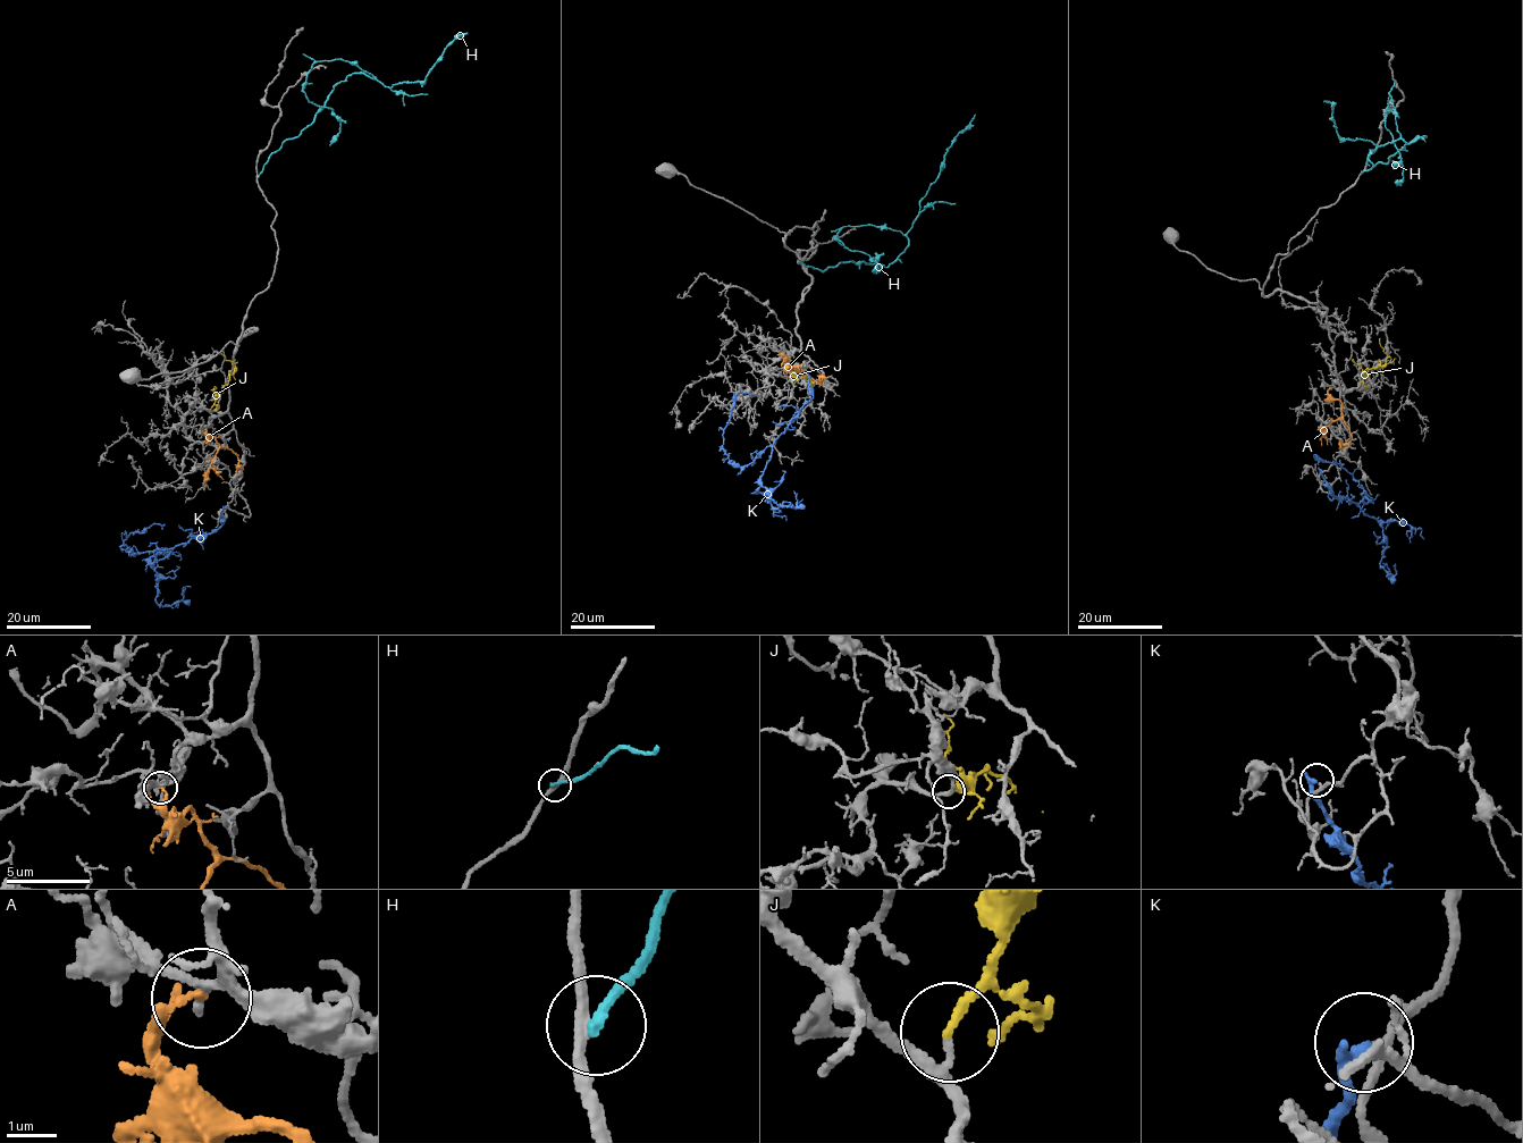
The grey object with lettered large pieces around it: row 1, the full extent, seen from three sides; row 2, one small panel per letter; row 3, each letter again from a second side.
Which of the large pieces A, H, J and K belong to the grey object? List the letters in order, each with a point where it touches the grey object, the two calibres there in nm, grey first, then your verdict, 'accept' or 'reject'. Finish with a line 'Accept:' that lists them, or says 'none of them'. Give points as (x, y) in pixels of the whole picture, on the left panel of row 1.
A: meets grey at (205, 428); 170 nm thick on the grey side, 140 nm on the other; reject
H: meets grey at (258, 176); 240 nm thick on the grey side, 220 nm on the other; reject
J: meets grey at (211, 409); 150 nm thick on the grey side, 180 nm on the other; accept
K: meets grey at (225, 506); 180 nm thick on the grey side, 260 nm on the other; reject
Accept: J

